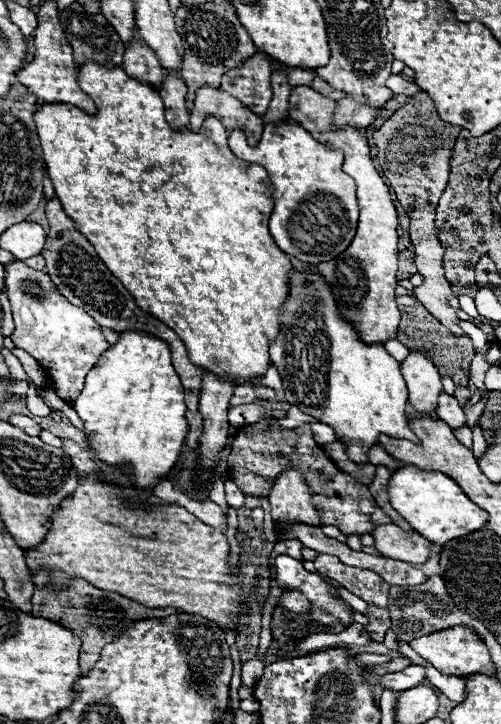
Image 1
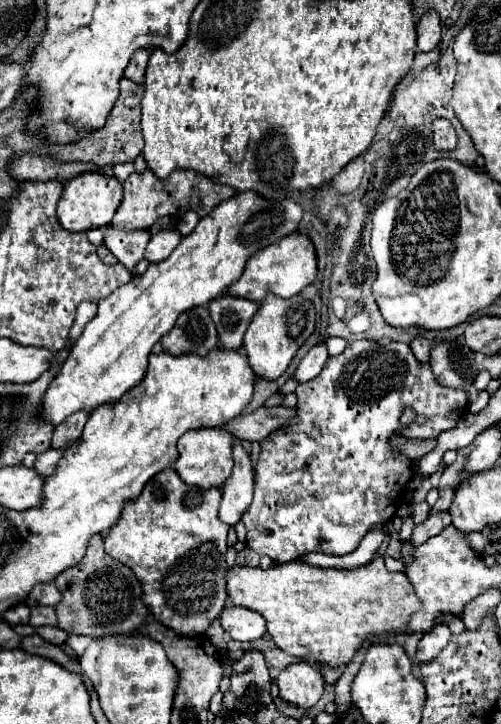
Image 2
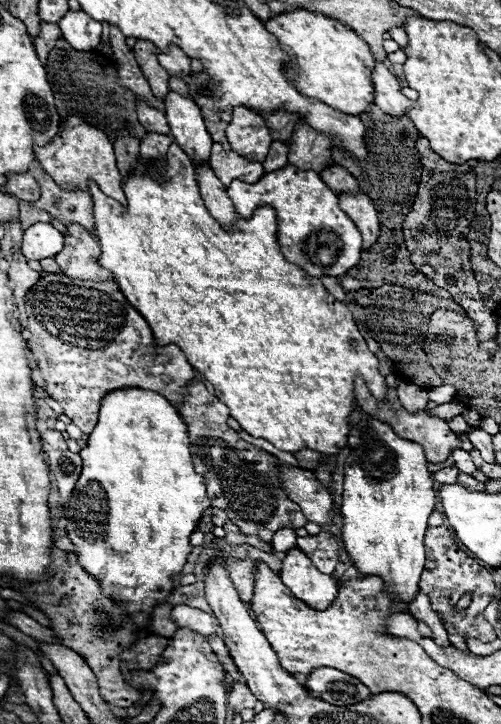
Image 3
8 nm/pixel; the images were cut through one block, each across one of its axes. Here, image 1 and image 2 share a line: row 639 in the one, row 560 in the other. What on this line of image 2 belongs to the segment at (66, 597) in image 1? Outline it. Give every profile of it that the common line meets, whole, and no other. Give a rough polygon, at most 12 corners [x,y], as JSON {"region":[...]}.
{"region":[[102,534],[60,572],[58,628],[130,634],[150,614],[140,580]]}

